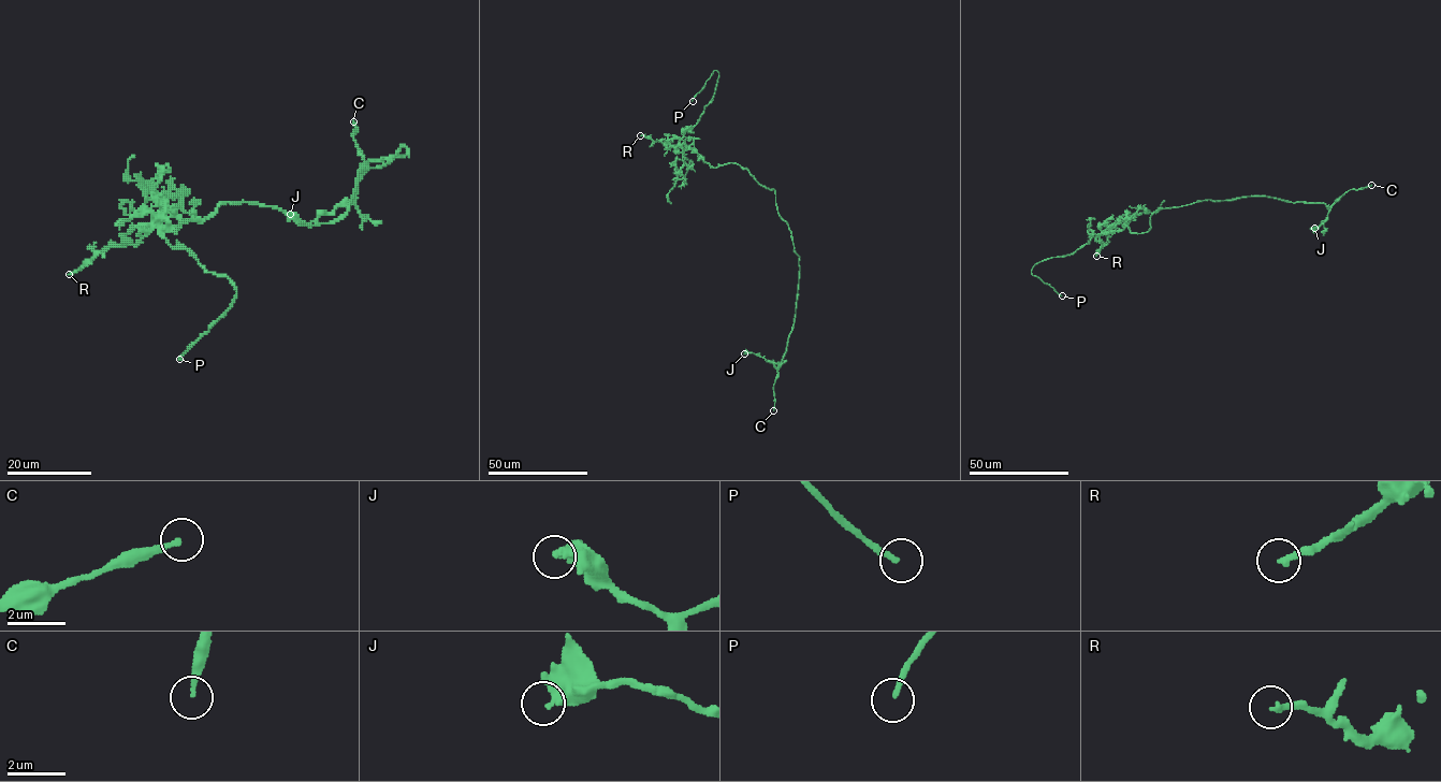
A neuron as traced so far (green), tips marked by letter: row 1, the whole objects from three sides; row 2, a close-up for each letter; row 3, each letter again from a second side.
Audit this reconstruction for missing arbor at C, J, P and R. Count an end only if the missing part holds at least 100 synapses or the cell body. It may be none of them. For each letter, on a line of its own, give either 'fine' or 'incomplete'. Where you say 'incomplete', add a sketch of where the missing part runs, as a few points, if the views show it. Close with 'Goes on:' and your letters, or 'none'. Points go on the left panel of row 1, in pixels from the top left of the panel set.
C: fine
J: fine
P: incomplete | (179, 359), (151, 389), (135, 394), (132, 397), (135, 402)
R: fine
Goes on: P

